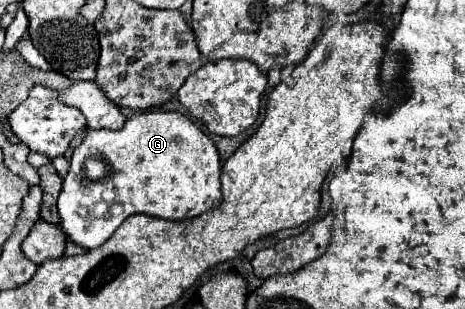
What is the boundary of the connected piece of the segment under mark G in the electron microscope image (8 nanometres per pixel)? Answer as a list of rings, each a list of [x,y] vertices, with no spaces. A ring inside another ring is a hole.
[[[141,112],[125,120],[119,130],[95,130],[89,132],[81,146],[73,152],[69,174],[63,180],[63,188],[59,194],[59,216],[61,228],[65,234],[79,246],[93,250],[101,246],[111,234],[123,224],[125,218],[133,214],[147,214],[165,220],[187,220],[195,218],[221,202],[221,158],[213,140],[185,114],[179,112]],[[87,158],[103,158],[109,166],[103,180],[91,180],[85,176],[83,162]]]

